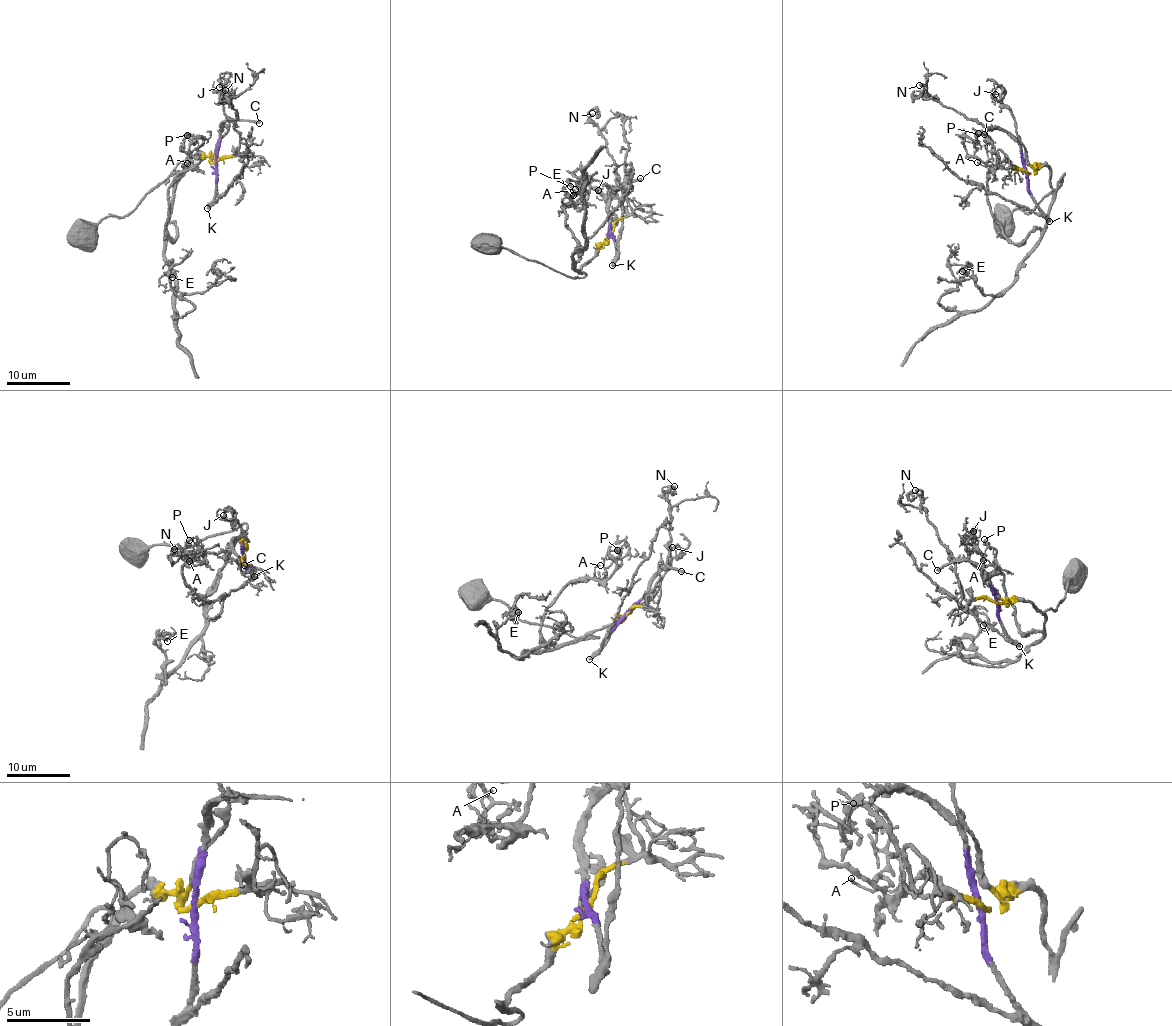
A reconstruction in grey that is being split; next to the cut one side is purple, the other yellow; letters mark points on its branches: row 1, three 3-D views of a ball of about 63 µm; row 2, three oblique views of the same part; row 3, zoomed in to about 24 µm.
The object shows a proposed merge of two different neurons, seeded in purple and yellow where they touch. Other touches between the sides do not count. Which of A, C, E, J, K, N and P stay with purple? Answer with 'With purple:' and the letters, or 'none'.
With purple: C, K, N

